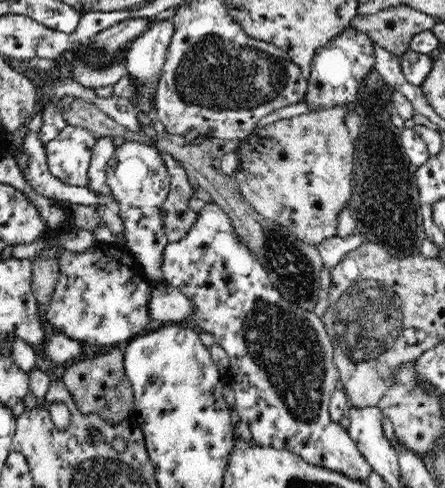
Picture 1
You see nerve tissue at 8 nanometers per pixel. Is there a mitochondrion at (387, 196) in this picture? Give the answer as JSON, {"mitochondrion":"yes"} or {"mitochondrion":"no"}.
{"mitochondrion":"yes"}

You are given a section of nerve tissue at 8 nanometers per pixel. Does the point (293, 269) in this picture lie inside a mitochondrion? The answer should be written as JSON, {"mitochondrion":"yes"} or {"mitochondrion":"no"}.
{"mitochondrion":"yes"}

